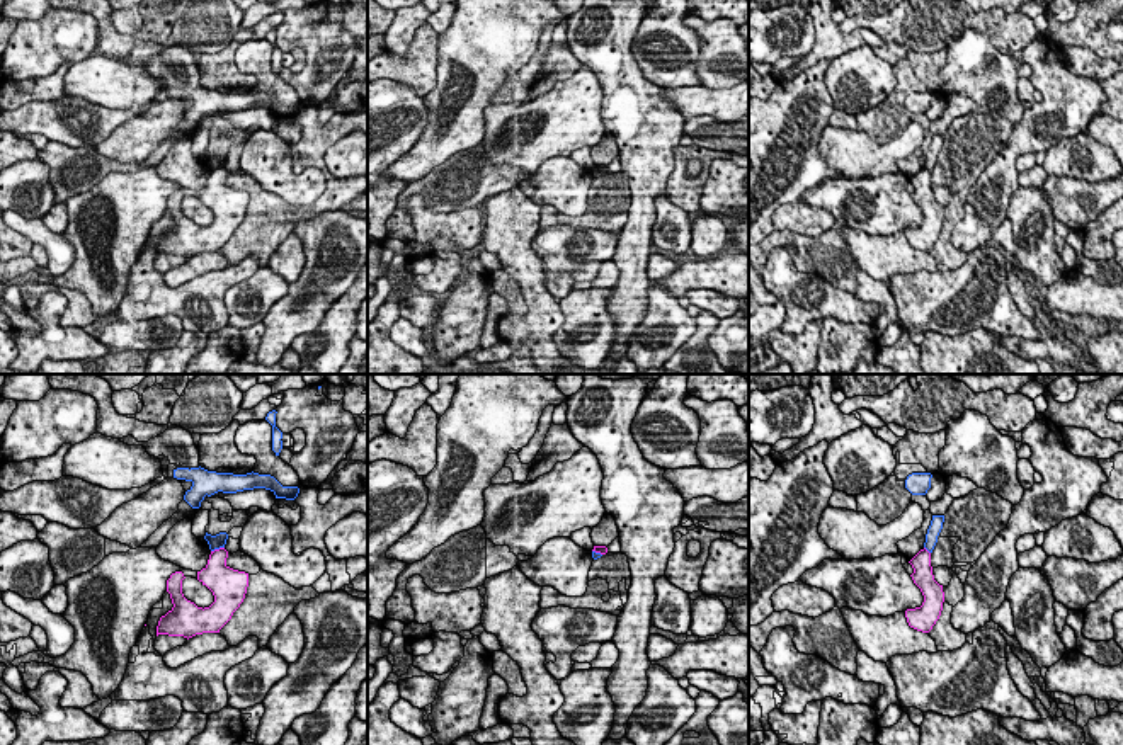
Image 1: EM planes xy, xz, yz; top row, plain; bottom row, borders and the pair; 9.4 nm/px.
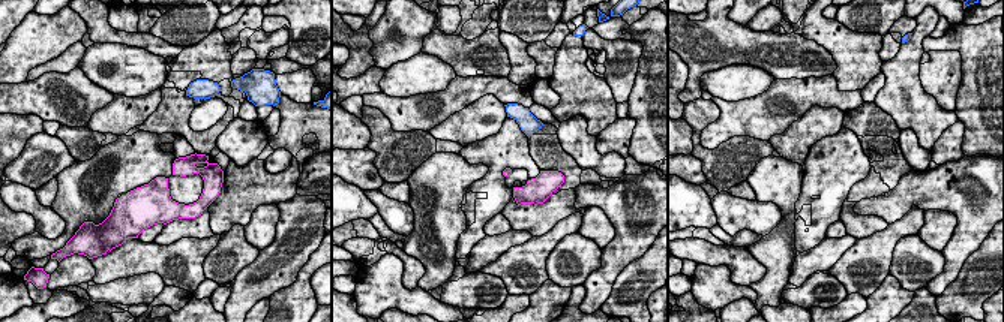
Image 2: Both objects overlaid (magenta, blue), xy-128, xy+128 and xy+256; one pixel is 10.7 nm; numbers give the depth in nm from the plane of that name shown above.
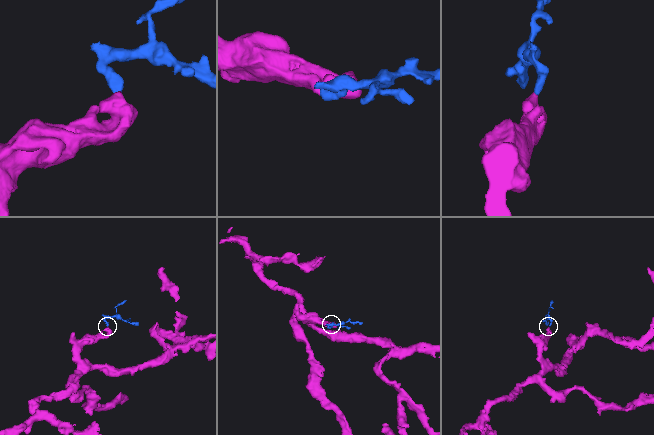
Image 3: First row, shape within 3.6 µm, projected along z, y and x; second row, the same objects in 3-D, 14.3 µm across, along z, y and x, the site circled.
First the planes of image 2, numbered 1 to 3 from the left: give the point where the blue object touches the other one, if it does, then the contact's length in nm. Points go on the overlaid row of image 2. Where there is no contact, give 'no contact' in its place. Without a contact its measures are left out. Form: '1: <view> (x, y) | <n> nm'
1: no contact
2: no contact
3: no contact

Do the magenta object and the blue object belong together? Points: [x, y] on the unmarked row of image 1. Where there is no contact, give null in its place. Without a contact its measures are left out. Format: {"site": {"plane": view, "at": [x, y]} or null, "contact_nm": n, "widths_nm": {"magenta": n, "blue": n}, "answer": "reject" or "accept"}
{"site": {"plane": "xy", "at": [216, 169]}, "contact_nm": 140, "widths_nm": {"magenta": 280, "blue": 130}, "answer": "reject"}

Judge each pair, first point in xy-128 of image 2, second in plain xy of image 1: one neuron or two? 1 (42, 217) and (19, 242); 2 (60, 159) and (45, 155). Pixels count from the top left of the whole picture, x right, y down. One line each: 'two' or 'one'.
1: two
2: two

